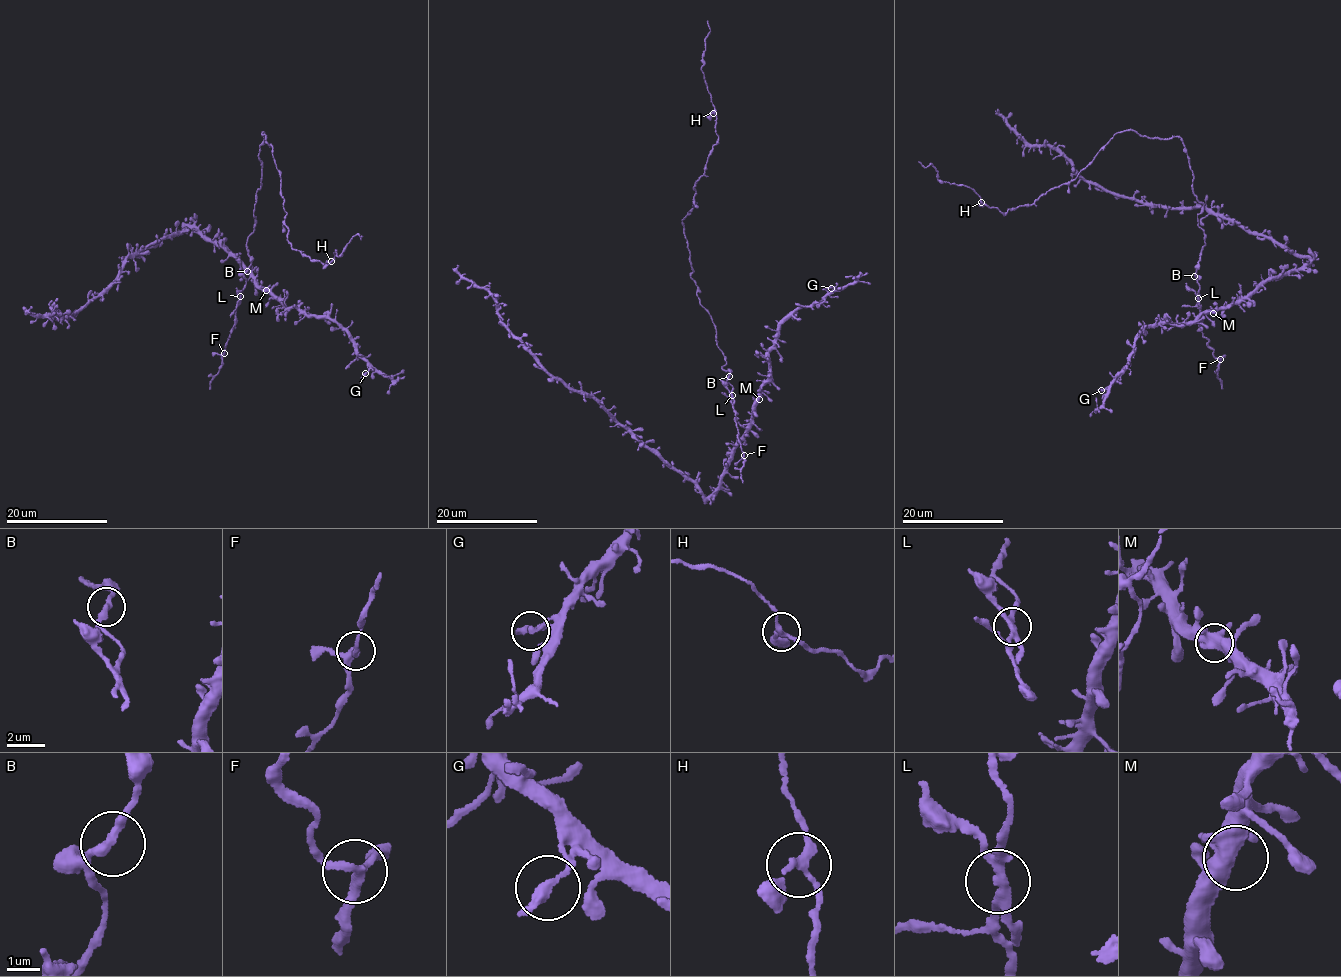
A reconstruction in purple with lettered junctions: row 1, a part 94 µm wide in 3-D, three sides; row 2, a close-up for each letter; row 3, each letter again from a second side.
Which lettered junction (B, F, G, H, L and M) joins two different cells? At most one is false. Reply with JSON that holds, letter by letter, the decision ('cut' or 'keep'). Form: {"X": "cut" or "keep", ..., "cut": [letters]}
{"B": "keep", "F": "keep", "G": "keep", "H": "keep", "L": "cut", "M": "keep", "cut": ["L"]}

